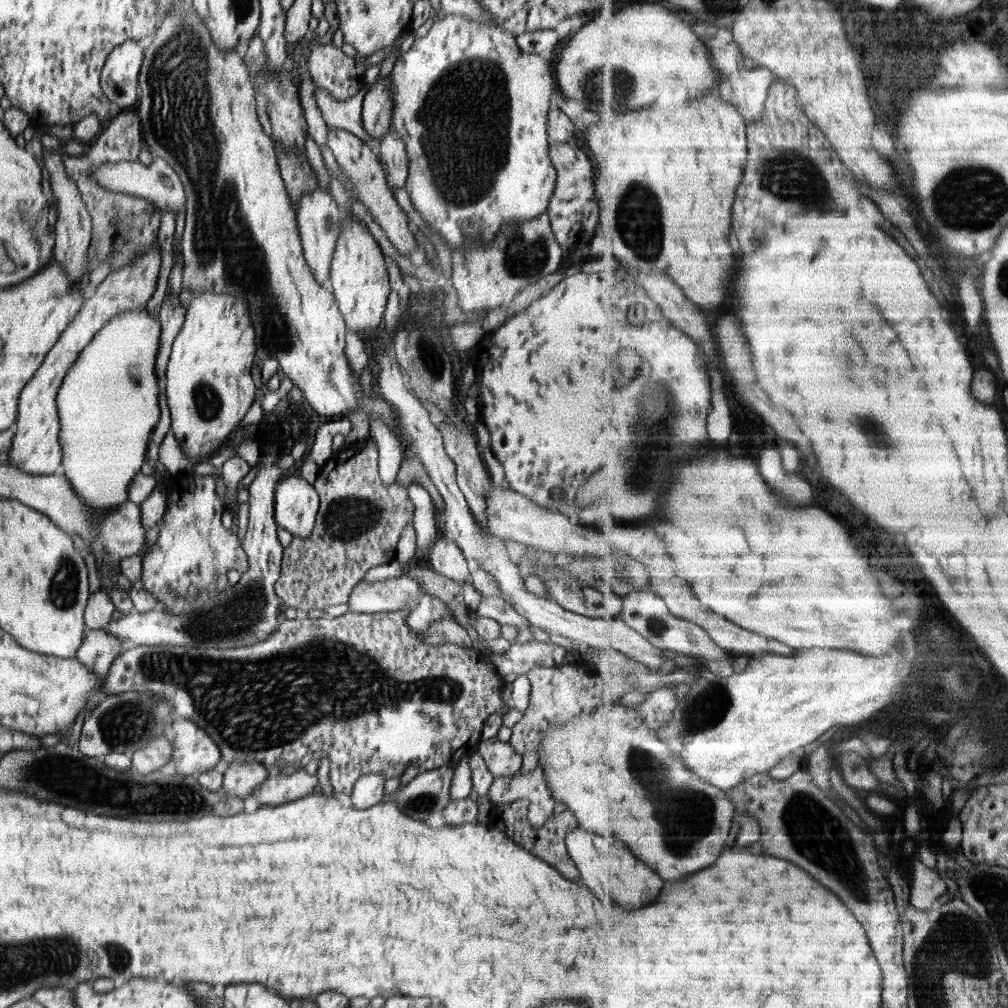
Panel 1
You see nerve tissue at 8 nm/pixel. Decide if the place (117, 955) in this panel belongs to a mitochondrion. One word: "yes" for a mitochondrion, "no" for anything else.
yes

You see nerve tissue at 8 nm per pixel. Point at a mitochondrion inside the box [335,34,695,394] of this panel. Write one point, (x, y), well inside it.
(464, 122)

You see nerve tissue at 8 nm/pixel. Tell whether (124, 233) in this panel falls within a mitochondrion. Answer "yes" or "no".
yes

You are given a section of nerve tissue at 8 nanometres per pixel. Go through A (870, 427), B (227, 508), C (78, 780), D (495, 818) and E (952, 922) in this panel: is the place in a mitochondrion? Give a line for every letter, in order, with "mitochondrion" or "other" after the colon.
A: mitochondrion
B: other
C: mitochondrion
D: other
E: mitochondrion

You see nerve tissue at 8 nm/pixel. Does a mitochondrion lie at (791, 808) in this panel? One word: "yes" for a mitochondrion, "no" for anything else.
yes

